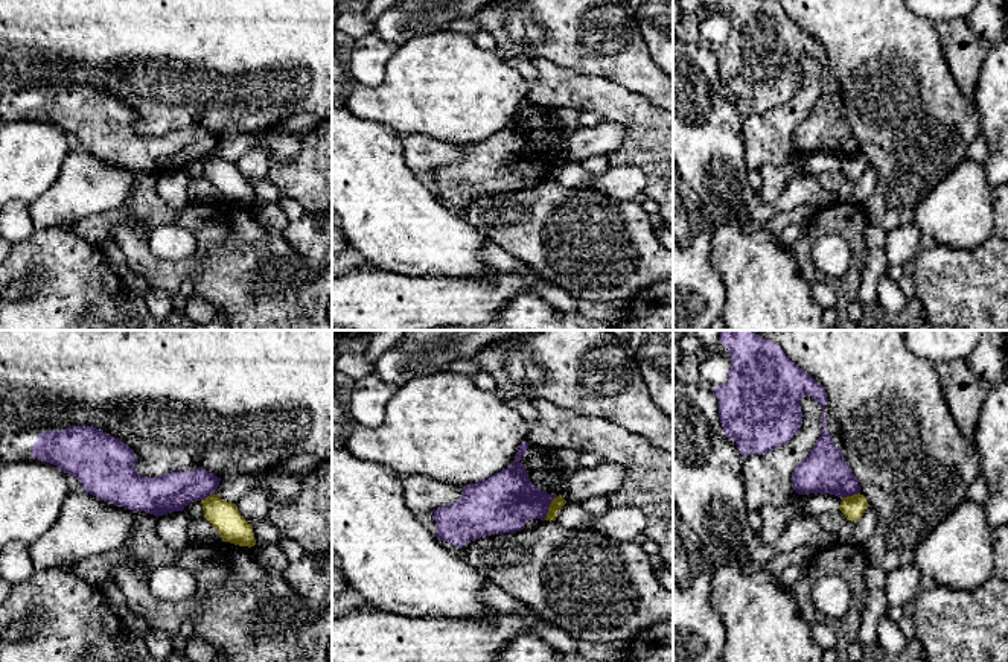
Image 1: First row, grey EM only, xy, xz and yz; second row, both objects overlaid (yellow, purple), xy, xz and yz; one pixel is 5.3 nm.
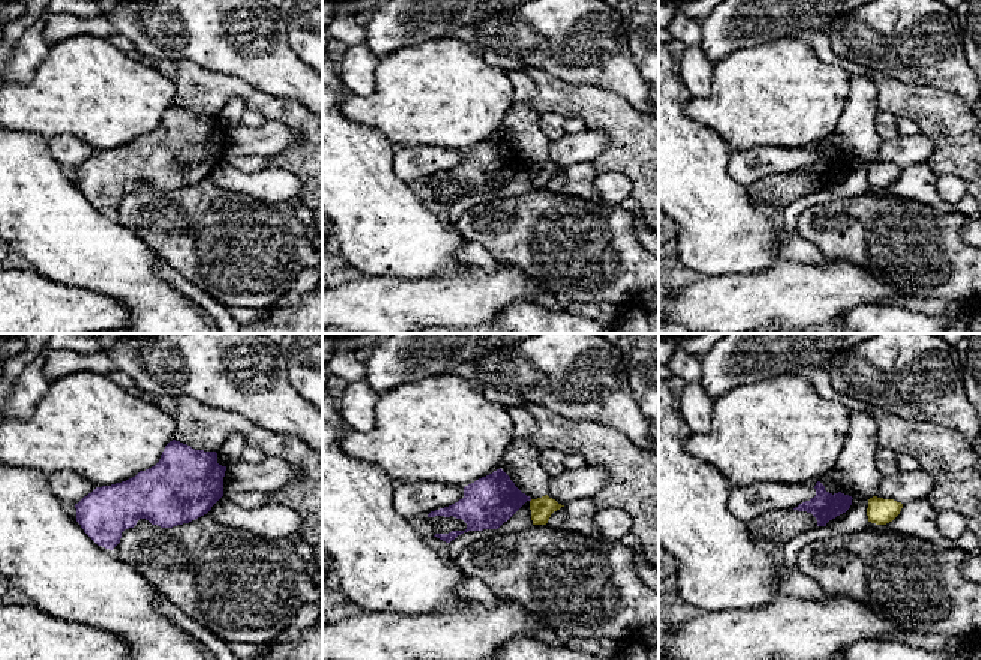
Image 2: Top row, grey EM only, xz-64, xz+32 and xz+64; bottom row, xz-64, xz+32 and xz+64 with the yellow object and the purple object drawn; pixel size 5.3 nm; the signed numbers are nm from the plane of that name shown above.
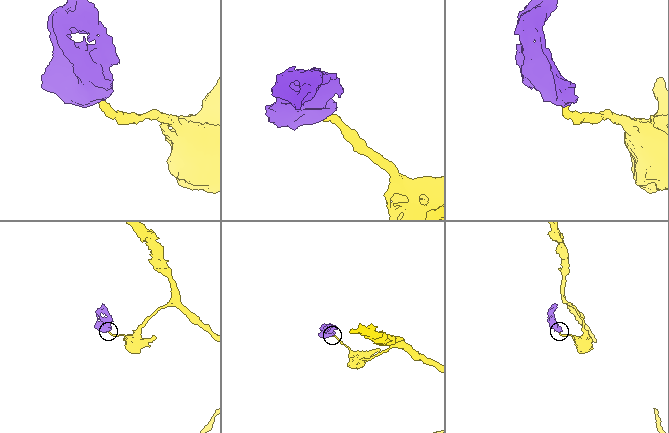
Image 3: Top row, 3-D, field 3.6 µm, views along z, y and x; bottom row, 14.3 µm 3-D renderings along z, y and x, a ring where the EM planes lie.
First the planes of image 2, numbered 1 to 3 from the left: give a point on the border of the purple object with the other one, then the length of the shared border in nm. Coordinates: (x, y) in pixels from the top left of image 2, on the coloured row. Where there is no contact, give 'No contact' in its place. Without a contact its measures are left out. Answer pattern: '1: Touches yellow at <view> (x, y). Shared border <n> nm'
1: No contact
2: No contact
3: No contact

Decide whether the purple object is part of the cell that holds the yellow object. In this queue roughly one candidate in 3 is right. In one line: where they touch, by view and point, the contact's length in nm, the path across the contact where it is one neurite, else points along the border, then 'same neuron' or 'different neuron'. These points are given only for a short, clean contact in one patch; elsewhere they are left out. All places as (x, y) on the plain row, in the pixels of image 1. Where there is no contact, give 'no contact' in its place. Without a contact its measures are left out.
xz (548, 166) | 150 nm | along xz (558, 155), (551, 160), (544, 178) | different neuron

